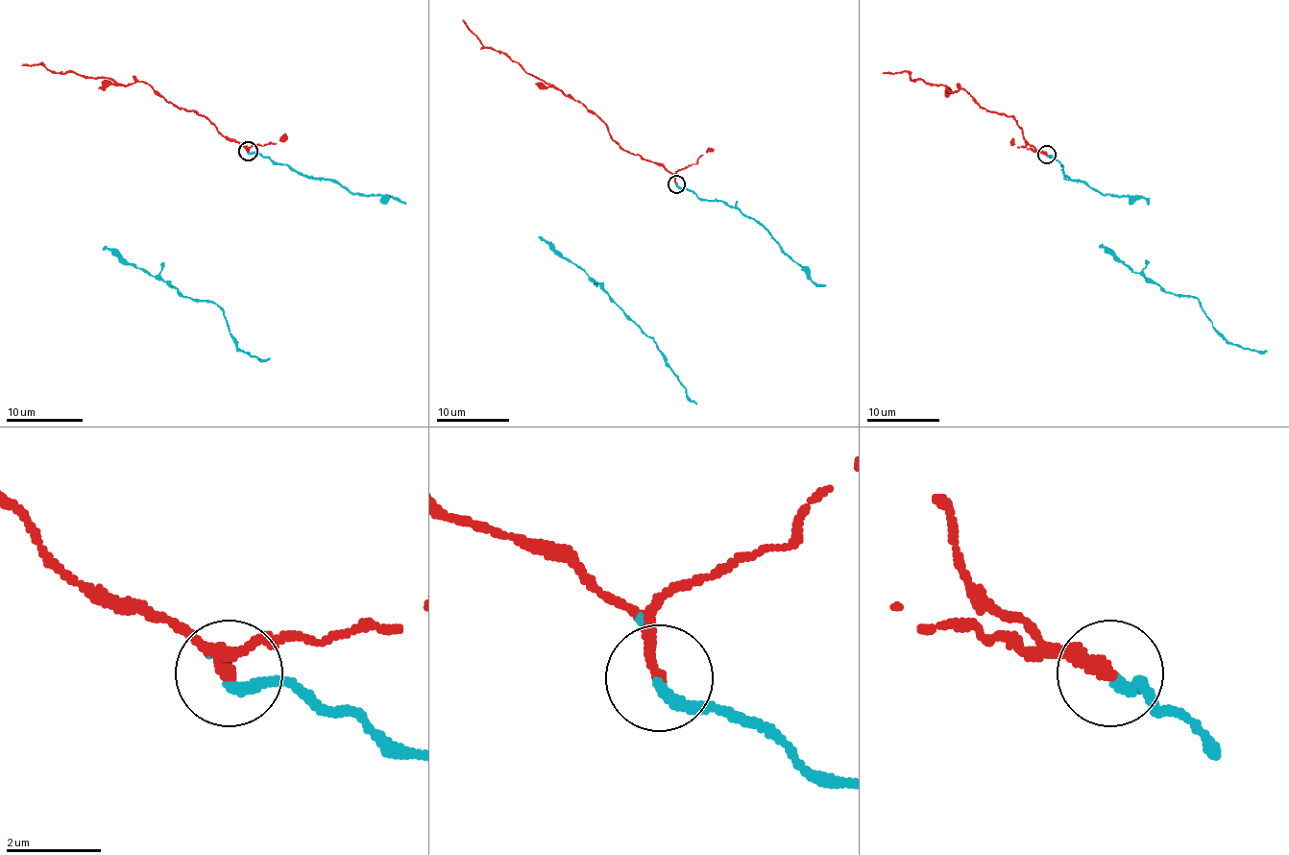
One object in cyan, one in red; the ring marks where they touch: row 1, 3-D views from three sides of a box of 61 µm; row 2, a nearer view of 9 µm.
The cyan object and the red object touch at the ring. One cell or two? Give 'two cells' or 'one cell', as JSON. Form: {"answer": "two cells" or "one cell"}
{"answer": "one cell"}

